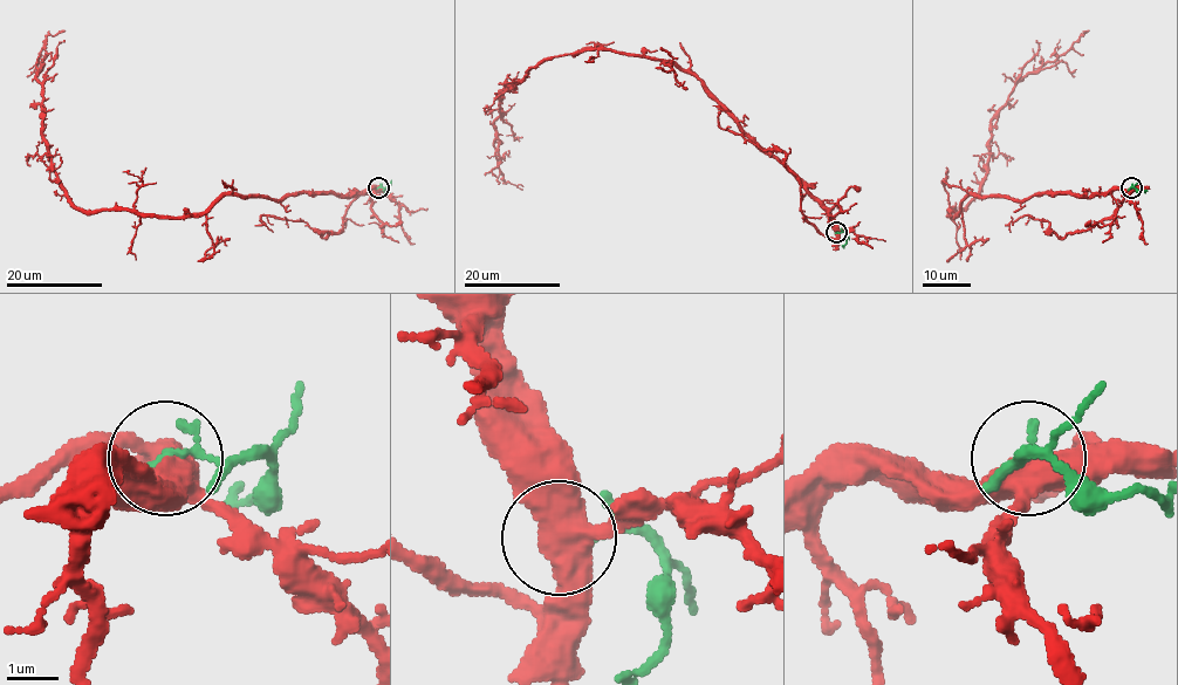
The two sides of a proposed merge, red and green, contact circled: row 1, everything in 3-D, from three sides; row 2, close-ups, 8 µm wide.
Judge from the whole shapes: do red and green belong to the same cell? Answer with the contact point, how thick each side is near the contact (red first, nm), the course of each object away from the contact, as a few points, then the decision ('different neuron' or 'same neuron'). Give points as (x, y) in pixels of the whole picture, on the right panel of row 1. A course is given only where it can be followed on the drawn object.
(1131, 187) | 480/100 nm | red via (1132, 187), (1087, 197), (970, 194), (949, 214), (979, 191), (991, 120), (1014, 86), (1089, 31) | green via (1132, 187), (1146, 191) | same neuron

